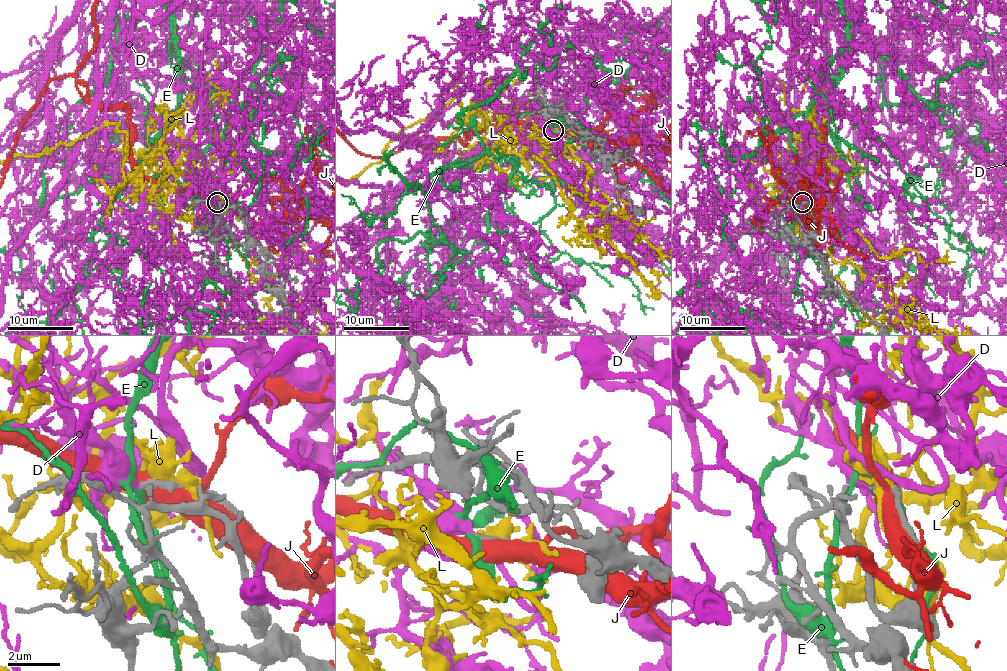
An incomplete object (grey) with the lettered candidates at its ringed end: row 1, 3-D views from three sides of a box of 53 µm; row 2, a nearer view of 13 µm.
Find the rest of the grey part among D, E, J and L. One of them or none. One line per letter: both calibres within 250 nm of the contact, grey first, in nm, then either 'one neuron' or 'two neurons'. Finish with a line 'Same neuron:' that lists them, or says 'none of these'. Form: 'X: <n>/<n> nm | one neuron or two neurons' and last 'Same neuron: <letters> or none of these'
D: 220/480 nm | one neuron
E: 240/200 nm | two neurons
J: 200/460 nm | two neurons
L: 240/460 nm | two neurons
Same neuron: D

